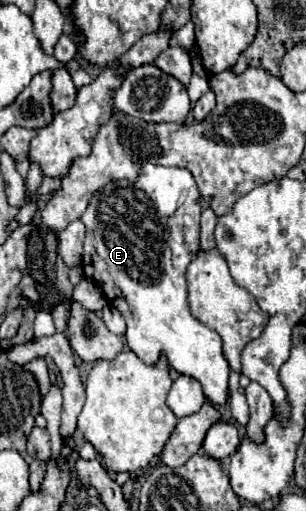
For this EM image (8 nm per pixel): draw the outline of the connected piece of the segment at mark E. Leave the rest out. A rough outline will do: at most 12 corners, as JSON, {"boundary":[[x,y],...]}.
{"boundary":[[146,163],[82,215],[94,281],[144,361],[228,399],[222,339],[188,309],[200,191]]}

